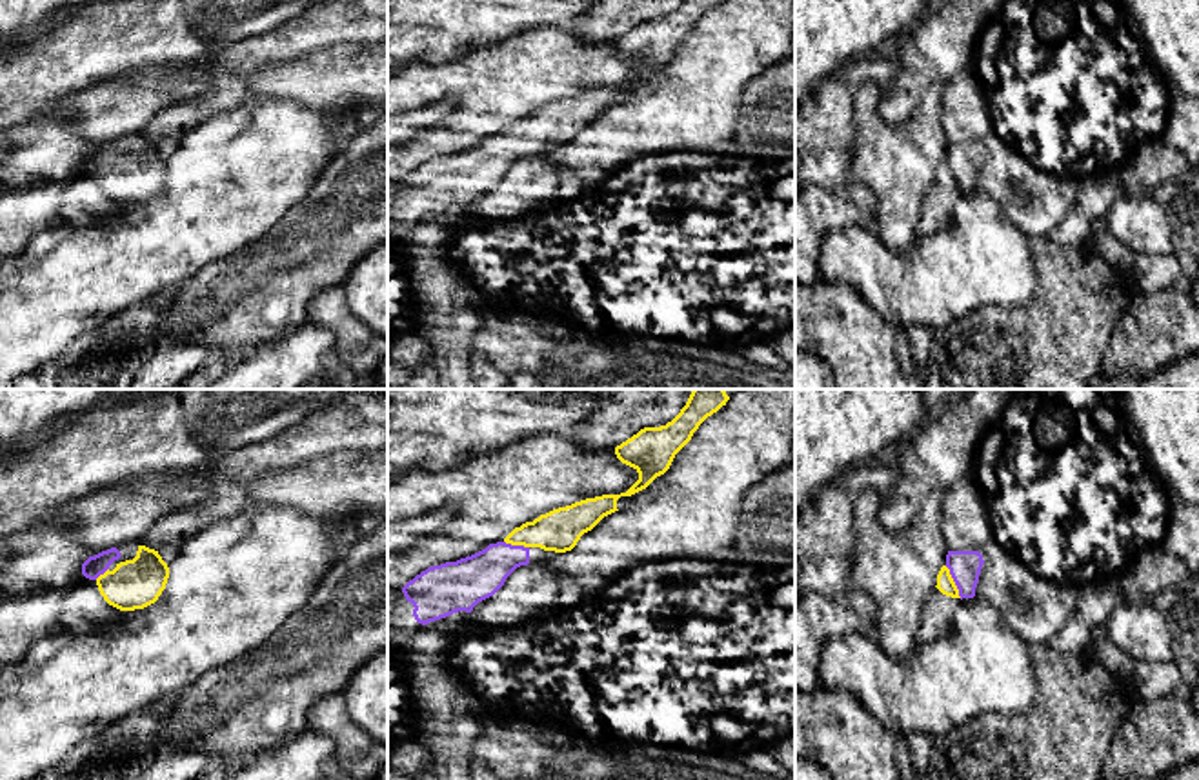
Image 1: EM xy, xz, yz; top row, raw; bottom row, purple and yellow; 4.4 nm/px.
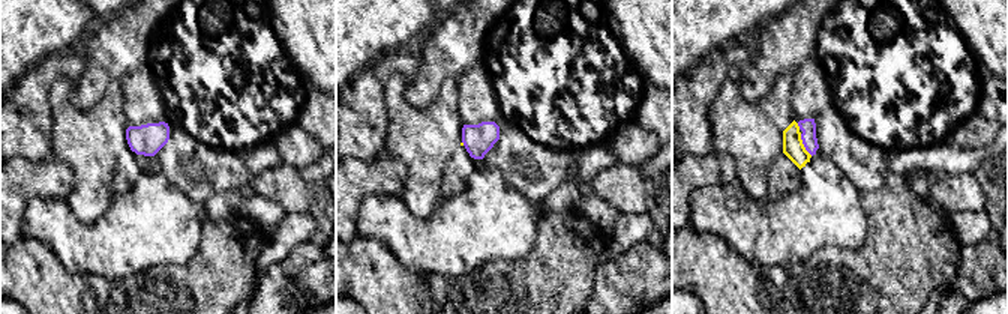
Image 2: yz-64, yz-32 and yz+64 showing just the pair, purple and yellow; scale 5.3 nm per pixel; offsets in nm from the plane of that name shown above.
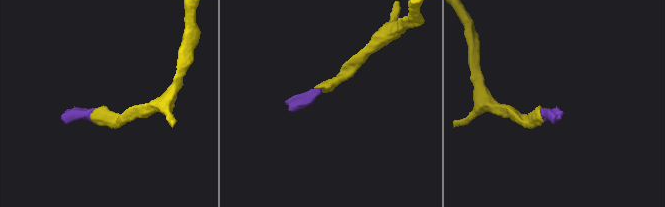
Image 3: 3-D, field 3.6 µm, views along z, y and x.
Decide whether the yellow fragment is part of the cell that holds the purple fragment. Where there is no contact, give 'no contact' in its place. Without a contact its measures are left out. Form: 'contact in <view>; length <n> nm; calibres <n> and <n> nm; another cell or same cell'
contact in yz; length 160 nm; calibres 140 and 80 nm; same cell

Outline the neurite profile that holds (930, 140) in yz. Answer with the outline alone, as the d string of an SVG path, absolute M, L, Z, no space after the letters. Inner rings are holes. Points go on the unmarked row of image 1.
M864 82L853 96L851 180L877 196L877 233L899 255L921 238L921 204L946 158L942 89L928 89L913 116L901 125L882 118L877 84Z

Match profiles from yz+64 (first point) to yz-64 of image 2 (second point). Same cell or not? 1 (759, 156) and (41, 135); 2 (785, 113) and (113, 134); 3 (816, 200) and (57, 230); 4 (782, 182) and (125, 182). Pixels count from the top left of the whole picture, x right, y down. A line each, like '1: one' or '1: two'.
1: two
2: one
3: one
4: one

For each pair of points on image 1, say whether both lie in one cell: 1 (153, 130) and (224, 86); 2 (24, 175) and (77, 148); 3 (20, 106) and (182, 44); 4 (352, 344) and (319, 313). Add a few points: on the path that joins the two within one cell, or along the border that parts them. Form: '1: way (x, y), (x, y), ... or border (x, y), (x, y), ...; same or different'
1: way (171, 122), (206, 104); same
2: way (37, 162), (48, 153), (64, 150); same
3: way (60, 66), (88, 44), (142, 44); same
4: way (348, 335), (328, 315); same

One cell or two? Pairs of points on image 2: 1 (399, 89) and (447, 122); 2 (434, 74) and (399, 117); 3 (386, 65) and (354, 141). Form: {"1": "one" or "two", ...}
{"1": "one", "2": "two", "3": "one"}

